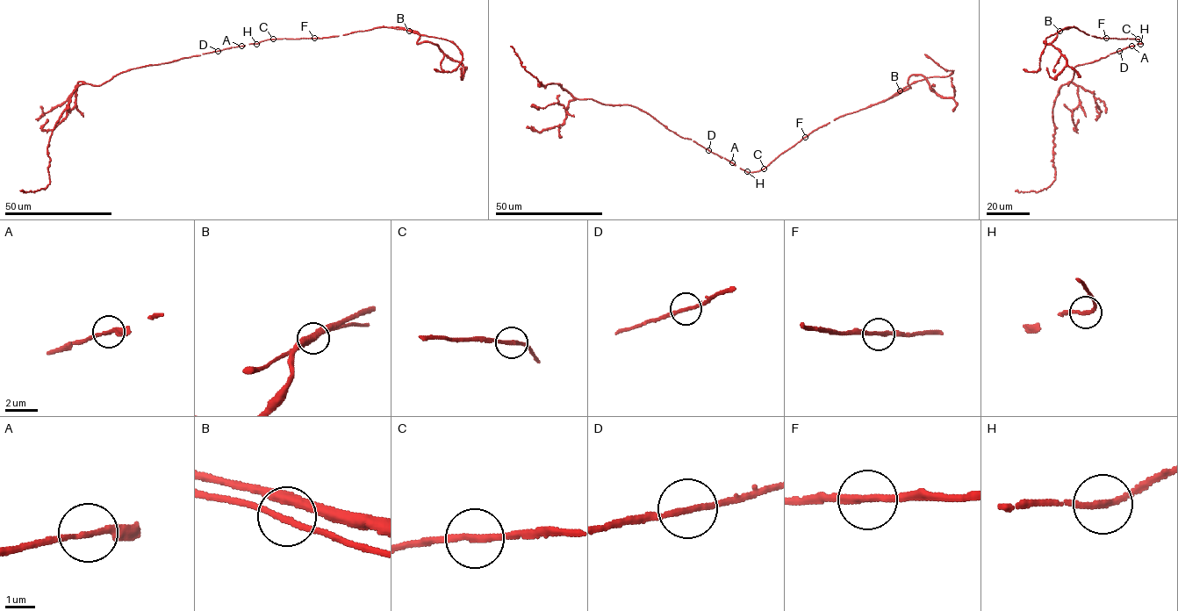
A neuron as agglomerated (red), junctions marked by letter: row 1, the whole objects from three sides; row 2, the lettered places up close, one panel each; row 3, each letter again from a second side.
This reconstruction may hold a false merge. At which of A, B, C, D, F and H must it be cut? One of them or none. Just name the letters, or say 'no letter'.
no letter

